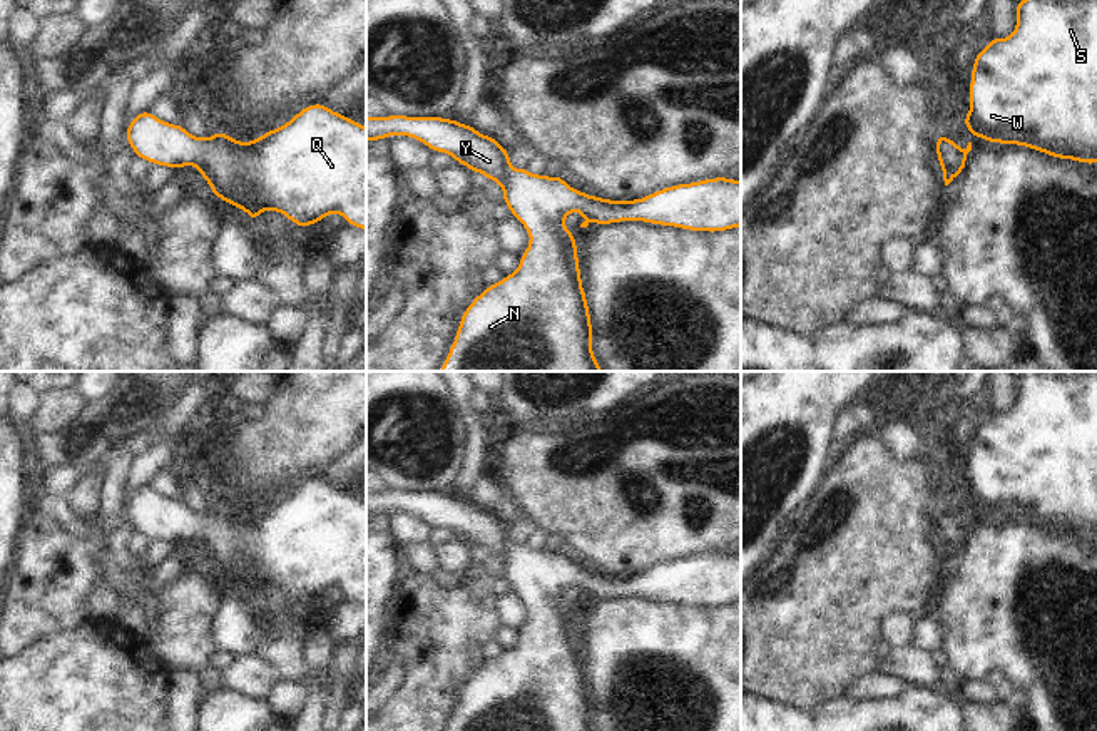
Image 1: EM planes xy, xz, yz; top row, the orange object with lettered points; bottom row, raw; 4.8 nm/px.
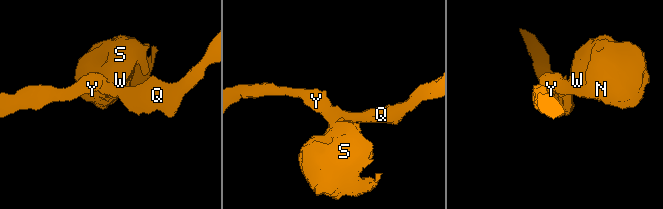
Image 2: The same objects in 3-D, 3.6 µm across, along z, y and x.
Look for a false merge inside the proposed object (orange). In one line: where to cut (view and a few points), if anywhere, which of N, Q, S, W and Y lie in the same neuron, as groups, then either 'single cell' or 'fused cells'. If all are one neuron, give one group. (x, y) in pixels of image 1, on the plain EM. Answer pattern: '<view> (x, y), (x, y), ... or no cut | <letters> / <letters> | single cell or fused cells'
no cut | N Q S W Y | single cell

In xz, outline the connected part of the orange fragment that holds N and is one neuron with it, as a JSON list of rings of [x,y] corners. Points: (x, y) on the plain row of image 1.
[[[401,488],[381,493],[366,490],[366,517],[383,515],[388,510],[413,512],[435,527],[450,529],[455,537],[463,539],[472,547],[480,547],[488,555],[498,557],[503,564],[502,575],[508,580],[510,589],[523,599],[530,611],[530,619],[520,631],[518,642],[512,649],[503,651],[503,654],[497,659],[488,659],[487,664],[468,679],[460,693],[458,706],[446,731],[594,731],[594,704],[587,671],[582,661],[577,617],[574,606],[564,601],[564,594],[572,585],[579,585],[585,592],[580,602],[587,602],[590,597],[604,601],[624,596],[642,596],[681,602],[686,606],[719,607],[741,601],[741,555],[734,555],[731,552],[711,552],[691,559],[676,559],[647,569],[642,574],[610,575],[605,572],[589,570],[584,565],[575,565],[560,552],[560,549],[547,552],[532,549],[525,542],[512,544],[510,525],[505,525],[495,510],[487,512],[472,500],[460,498],[455,493],[406,492]]]

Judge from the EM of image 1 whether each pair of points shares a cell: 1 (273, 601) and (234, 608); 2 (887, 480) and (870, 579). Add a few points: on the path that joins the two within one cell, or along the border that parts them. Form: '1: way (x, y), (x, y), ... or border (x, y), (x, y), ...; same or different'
1: border (251, 598), (263, 609), (266, 623), (276, 633); different
2: way (870, 506), (870, 554); same

